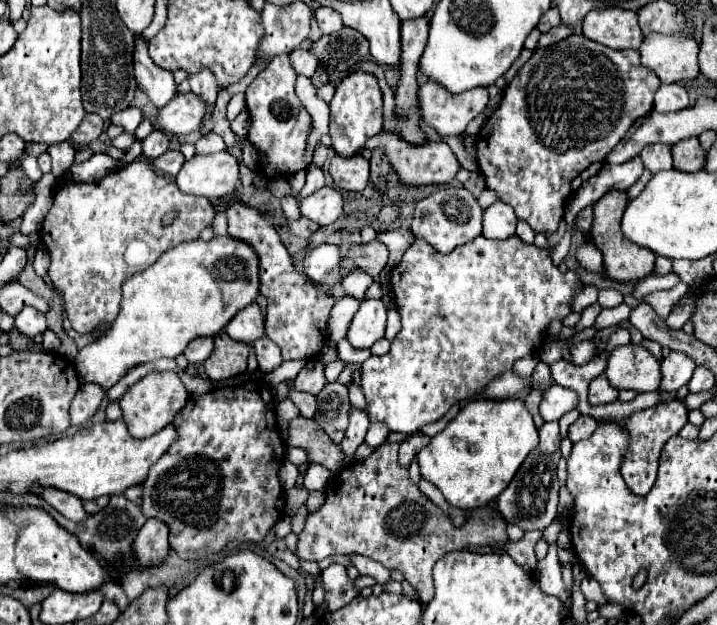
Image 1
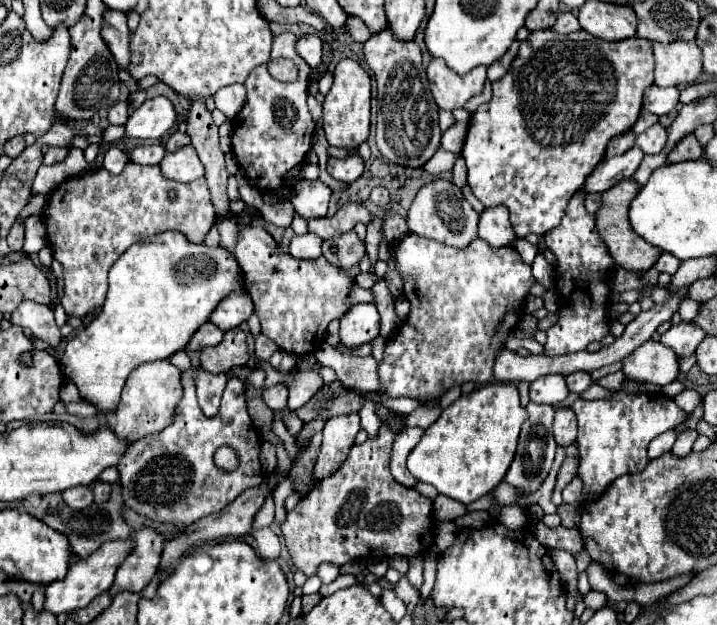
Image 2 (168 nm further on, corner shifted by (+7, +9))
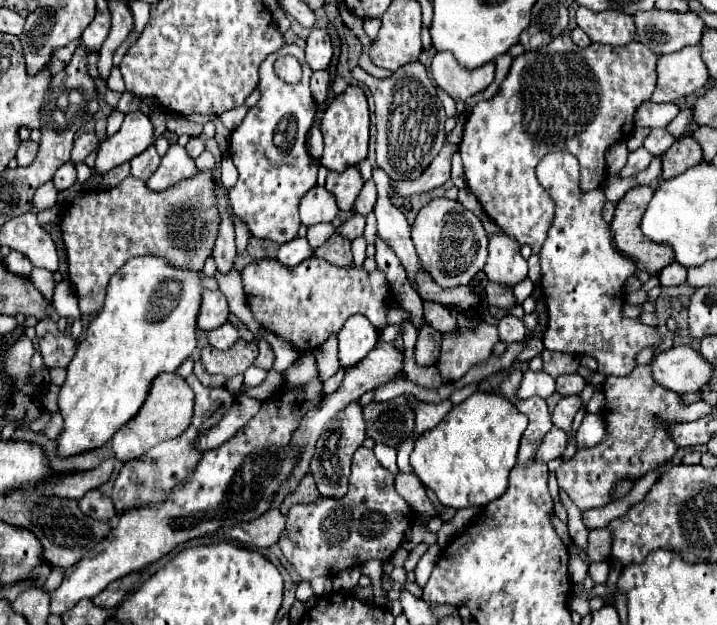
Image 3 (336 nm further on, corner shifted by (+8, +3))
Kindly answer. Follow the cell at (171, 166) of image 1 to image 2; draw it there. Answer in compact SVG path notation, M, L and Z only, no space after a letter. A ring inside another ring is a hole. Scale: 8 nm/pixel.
M175 132L175 134L167 140L165 148L173 152L173 150L177 150L177 148L181 148L181 146L187 146L187 144L191 144L189 136L187 136L187 134L183 134L183 132Z

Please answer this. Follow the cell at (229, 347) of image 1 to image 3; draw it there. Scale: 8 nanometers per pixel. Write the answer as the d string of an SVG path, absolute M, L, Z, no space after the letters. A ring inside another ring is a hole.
M236 340L228 350L220 352L212 346L202 348L202 364L208 374L222 374L226 378L232 378L236 374L246 372L258 354L256 342L244 342Z

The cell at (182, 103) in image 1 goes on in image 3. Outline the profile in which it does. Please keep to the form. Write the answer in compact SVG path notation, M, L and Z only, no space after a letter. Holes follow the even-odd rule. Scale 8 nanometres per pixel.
M136 110L124 118L122 128L114 136L104 138L100 142L98 158L92 170L104 174L106 170L142 154L148 146L152 146L152 142L154 142L154 124L144 112Z

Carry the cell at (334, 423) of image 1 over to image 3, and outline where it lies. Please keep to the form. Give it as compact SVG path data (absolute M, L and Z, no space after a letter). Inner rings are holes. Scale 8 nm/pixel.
M398 396L390 402L370 402L362 408L362 414L368 436L374 438L374 442L394 448L398 448L416 426L416 416L406 396Z

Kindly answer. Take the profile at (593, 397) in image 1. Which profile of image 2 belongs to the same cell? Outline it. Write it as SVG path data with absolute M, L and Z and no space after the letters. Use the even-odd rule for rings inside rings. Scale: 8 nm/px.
M573 372L573 376L565 376L567 384L569 384L569 392L581 394L589 384L591 384L591 376L587 372Z

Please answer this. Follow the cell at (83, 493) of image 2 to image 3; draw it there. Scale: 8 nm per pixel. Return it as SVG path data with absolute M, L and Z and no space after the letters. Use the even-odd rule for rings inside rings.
M90 490L84 494L84 498L78 500L80 510L84 510L84 514L88 514L94 520L102 520L108 522L116 510L112 506L112 500L108 496L104 496L100 490Z

